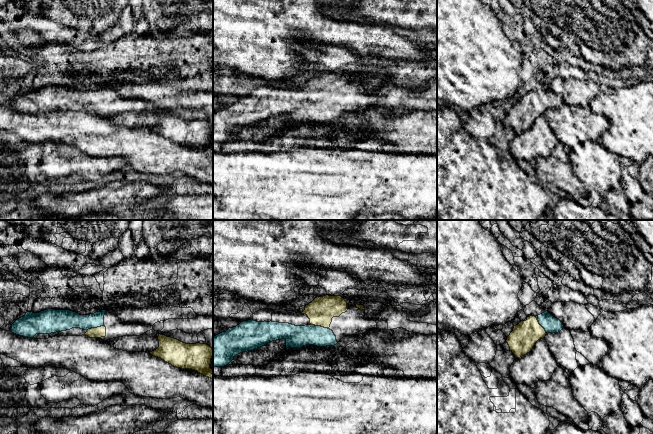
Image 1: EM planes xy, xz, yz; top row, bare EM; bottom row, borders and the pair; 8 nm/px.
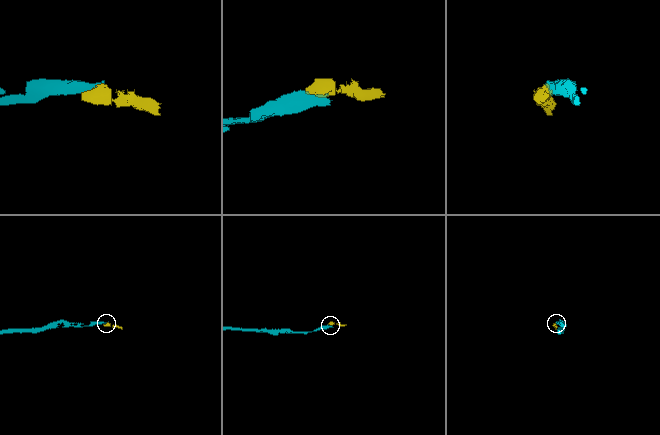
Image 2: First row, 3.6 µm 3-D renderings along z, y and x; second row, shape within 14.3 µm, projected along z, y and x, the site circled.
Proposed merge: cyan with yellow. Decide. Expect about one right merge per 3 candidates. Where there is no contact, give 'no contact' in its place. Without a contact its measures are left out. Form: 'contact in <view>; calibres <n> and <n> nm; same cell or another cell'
contact in xz; calibres 180 and 220 nm; same cell

